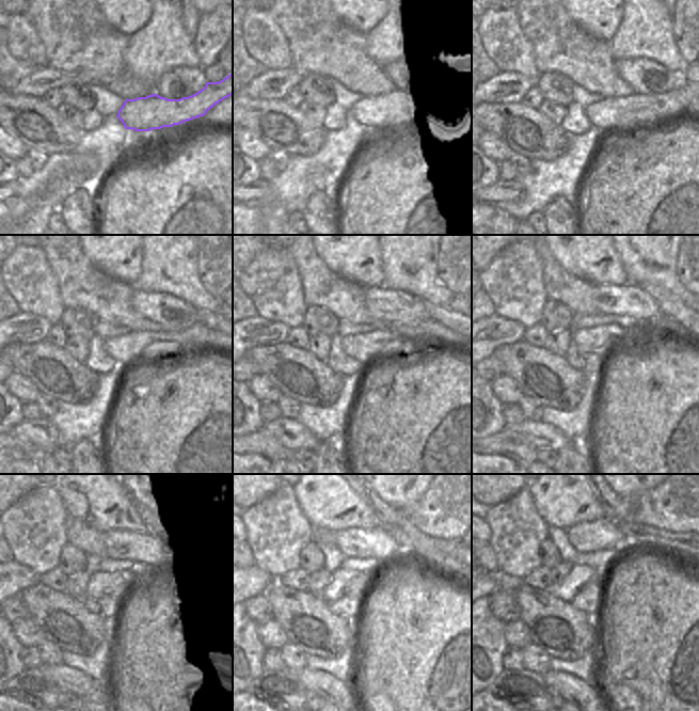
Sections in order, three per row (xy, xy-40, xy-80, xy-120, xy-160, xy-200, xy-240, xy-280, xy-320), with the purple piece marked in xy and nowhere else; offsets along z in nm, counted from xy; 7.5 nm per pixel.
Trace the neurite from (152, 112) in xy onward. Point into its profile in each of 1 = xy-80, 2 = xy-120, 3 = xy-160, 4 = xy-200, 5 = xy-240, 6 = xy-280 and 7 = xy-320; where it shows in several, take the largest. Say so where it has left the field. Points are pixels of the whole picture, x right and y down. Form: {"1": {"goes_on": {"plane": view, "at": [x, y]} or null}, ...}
{"1": {"goes_on": {"plane": "xy-80", "at": [633, 111]}}, "2": {"goes_on": {"plane": "xy-120", "at": [137, 348]}}, "3": {"goes_on": {"plane": "xy-160", "at": [380, 344]}}, "4": {"goes_on": {"plane": "xy-200", "at": [605, 342]}}, "5": {"goes_on": {"plane": "xy-240", "at": [101, 584]}}, "6": {"goes_on": {"plane": "xy-280", "at": [344, 582]}}, "7": {"goes_on": {"plane": "xy-320", "at": [580, 574]}}}

